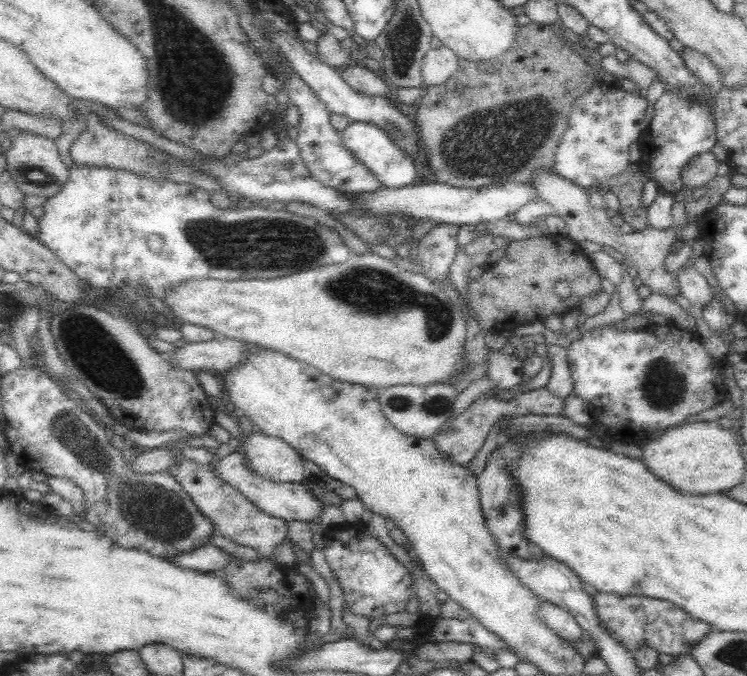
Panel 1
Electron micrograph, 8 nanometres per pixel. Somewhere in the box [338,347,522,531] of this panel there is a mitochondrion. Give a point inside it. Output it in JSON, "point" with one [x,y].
{"point":[435,405]}

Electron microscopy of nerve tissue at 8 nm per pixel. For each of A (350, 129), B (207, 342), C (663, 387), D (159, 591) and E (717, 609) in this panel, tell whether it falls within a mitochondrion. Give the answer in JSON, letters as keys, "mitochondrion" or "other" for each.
{"A":"other","B":"other","C":"mitochondrion","D":"other","E":"other"}

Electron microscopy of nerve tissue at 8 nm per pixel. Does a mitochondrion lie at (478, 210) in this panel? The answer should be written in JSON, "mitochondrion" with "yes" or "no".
{"mitochondrion":"no"}

